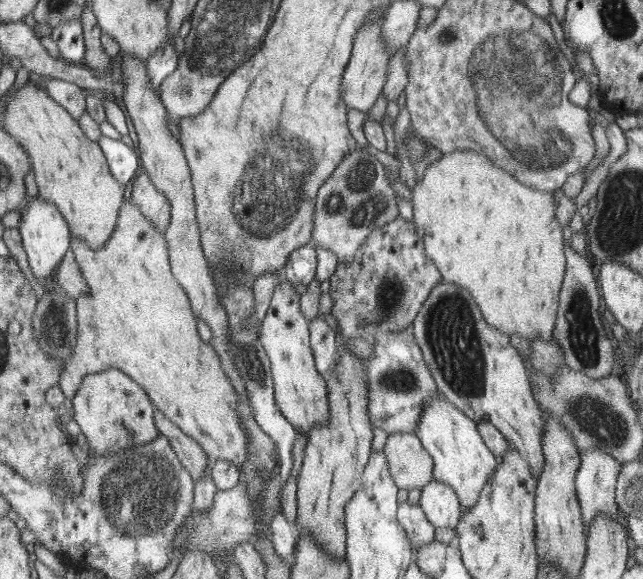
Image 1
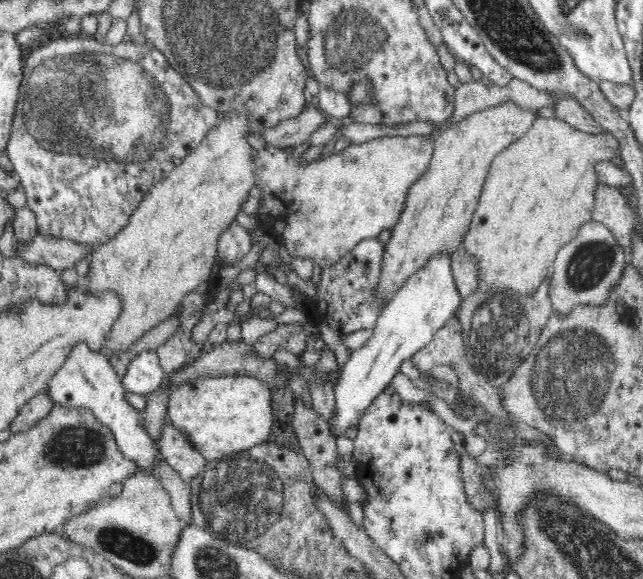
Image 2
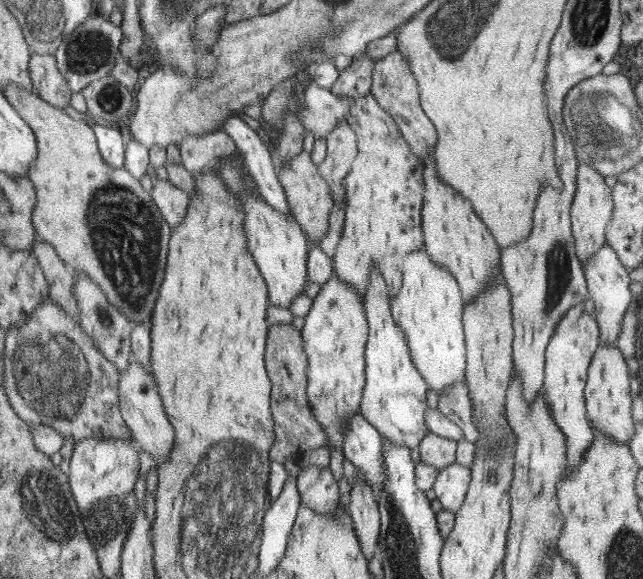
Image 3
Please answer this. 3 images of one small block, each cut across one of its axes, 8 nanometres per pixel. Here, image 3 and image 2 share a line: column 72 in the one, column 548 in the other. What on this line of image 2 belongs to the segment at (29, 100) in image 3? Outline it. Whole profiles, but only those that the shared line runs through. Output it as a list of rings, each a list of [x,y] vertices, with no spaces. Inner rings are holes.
[[[538,116],[528,132],[496,155],[462,246],[478,265],[479,286],[476,290],[512,292],[522,299],[532,298],[548,280],[558,251],[578,234],[582,224],[592,220],[595,190],[600,183],[595,165],[602,160],[611,160],[616,152],[619,152],[618,141],[610,132],[604,130],[600,135],[590,135],[575,130],[558,116],[554,119]]]

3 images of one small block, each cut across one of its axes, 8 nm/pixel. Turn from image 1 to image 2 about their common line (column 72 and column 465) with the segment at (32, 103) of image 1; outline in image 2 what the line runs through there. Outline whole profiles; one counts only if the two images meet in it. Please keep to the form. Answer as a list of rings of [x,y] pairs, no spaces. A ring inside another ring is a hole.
[[[506,101],[469,114],[433,139],[430,164],[409,188],[400,218],[390,229],[389,239],[384,244],[381,278],[373,293],[379,310],[436,252],[447,252],[450,256],[452,252],[462,250],[462,240],[478,207],[492,161],[509,144],[528,132],[537,117],[536,113]]]

